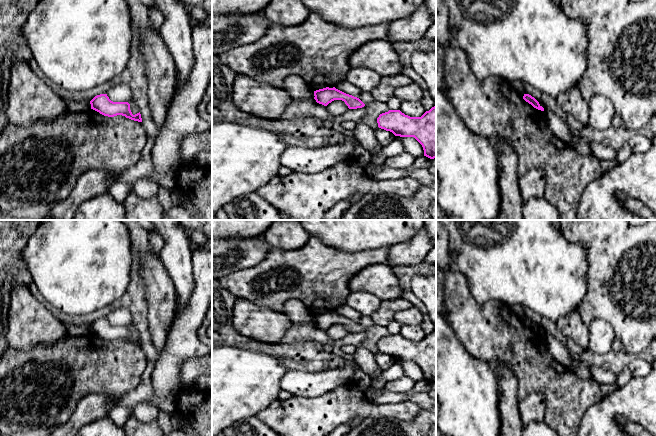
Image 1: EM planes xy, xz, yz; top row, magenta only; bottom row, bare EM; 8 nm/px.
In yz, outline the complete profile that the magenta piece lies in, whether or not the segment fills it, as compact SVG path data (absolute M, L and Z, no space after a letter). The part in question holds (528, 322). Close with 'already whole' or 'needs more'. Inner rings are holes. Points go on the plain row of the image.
M524 318L523 323L531 328L534 332L544 335L544 332L539 328L539 326L529 318Z; already whole

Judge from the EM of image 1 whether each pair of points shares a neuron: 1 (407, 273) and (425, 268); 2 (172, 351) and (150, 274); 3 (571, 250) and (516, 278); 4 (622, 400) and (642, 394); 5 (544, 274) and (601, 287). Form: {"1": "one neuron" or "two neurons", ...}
{"1": "one neuron", "2": "two neurons", "3": "one neuron", "4": "one neuron", "5": "two neurons"}

